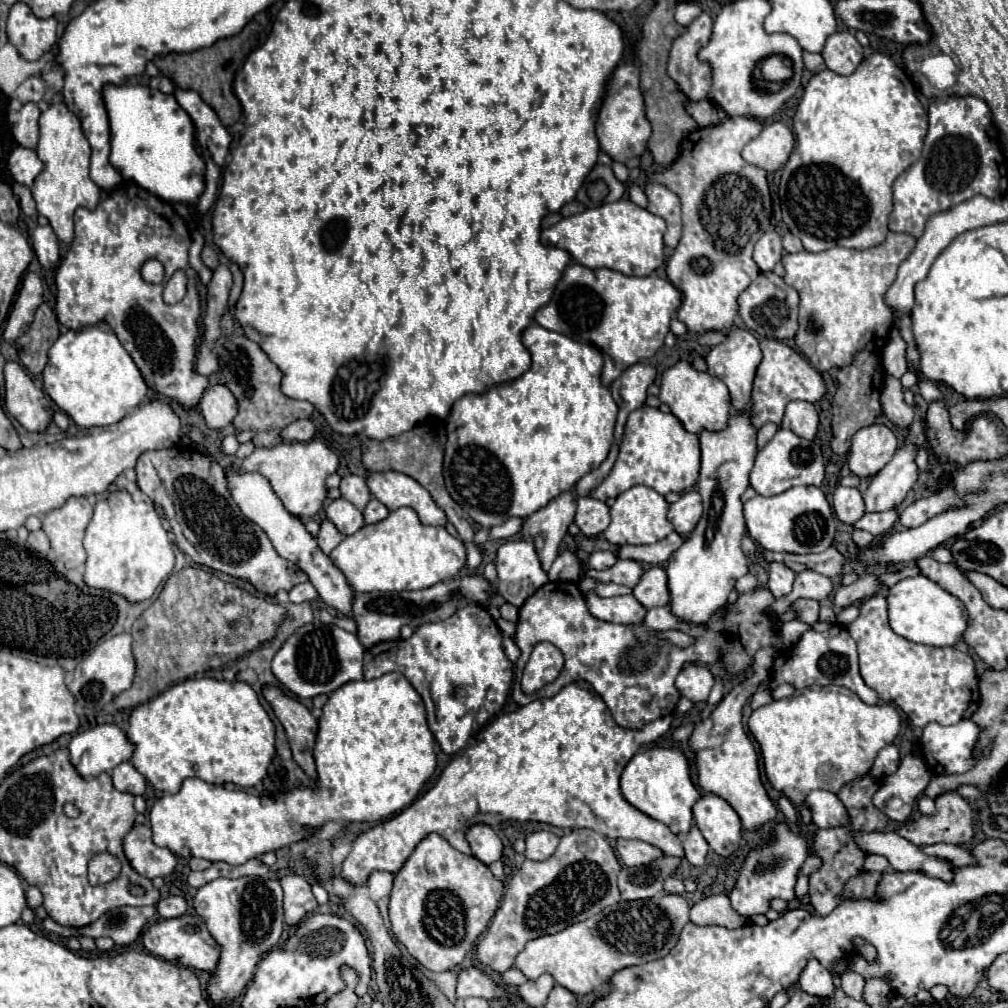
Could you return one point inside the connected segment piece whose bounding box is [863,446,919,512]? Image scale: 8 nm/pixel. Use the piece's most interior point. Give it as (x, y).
(886, 491)

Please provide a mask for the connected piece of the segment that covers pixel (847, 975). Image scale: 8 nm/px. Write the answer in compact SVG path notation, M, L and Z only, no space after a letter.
M847 968L843 974L841 974L841 988L845 994L853 996L853 998L861 998L861 990L863 990L863 984L865 984L865 978L857 972L853 972L851 968Z

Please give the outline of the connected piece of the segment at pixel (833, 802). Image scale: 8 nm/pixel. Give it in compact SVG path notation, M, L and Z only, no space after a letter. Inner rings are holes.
M813 790L805 804L811 808L813 812L813 822L819 828L837 828L837 826L845 826L851 830L851 818L847 814L847 808L843 806L843 802L839 800L839 796L835 792L829 790Z

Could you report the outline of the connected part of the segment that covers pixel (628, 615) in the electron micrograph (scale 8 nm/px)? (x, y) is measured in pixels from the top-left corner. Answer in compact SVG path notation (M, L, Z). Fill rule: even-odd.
M585 594L585 600L595 618L615 624L637 624L647 612L633 594L613 598L597 598L595 594Z

